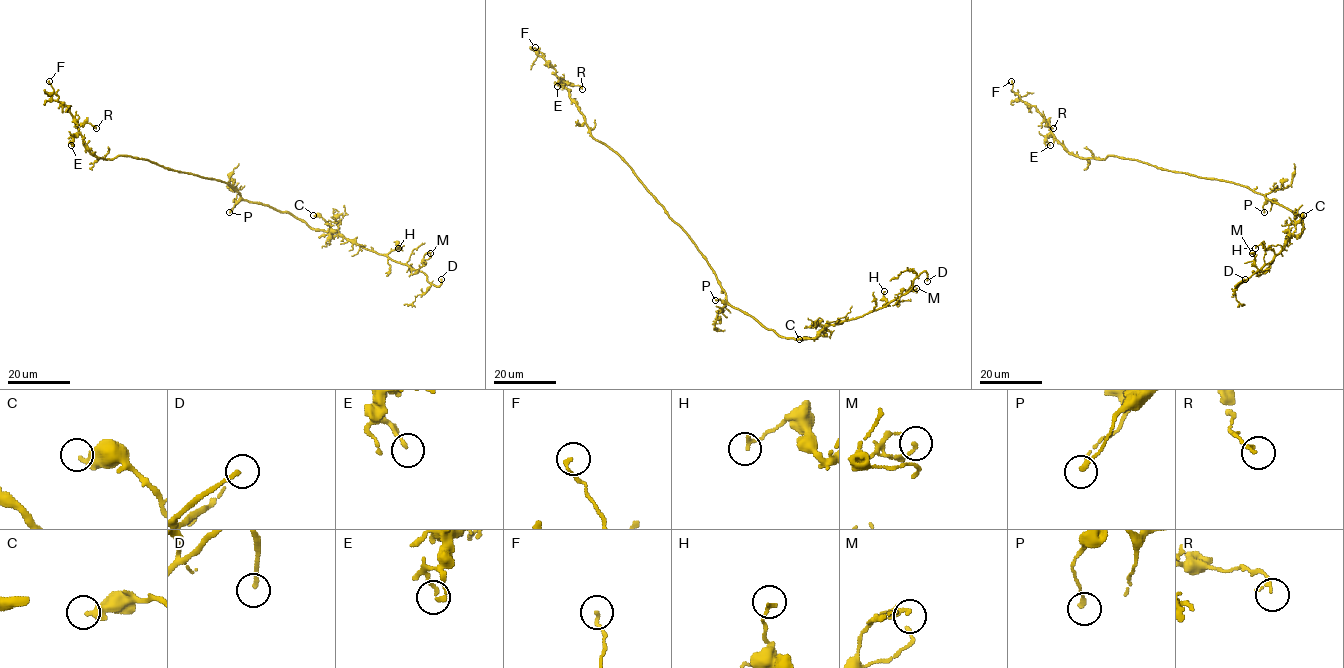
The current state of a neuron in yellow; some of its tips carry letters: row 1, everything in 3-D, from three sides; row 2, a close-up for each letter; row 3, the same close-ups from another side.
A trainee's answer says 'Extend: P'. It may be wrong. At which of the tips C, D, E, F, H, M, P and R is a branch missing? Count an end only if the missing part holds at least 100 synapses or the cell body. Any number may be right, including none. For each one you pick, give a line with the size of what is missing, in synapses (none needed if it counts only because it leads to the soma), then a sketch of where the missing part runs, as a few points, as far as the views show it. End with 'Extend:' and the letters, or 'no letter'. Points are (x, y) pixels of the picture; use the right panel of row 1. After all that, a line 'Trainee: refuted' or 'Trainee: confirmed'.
D: (1245, 279), (1275, 255), (1284, 251), (1285, 254)
Extend: D
Trainee: refuted

